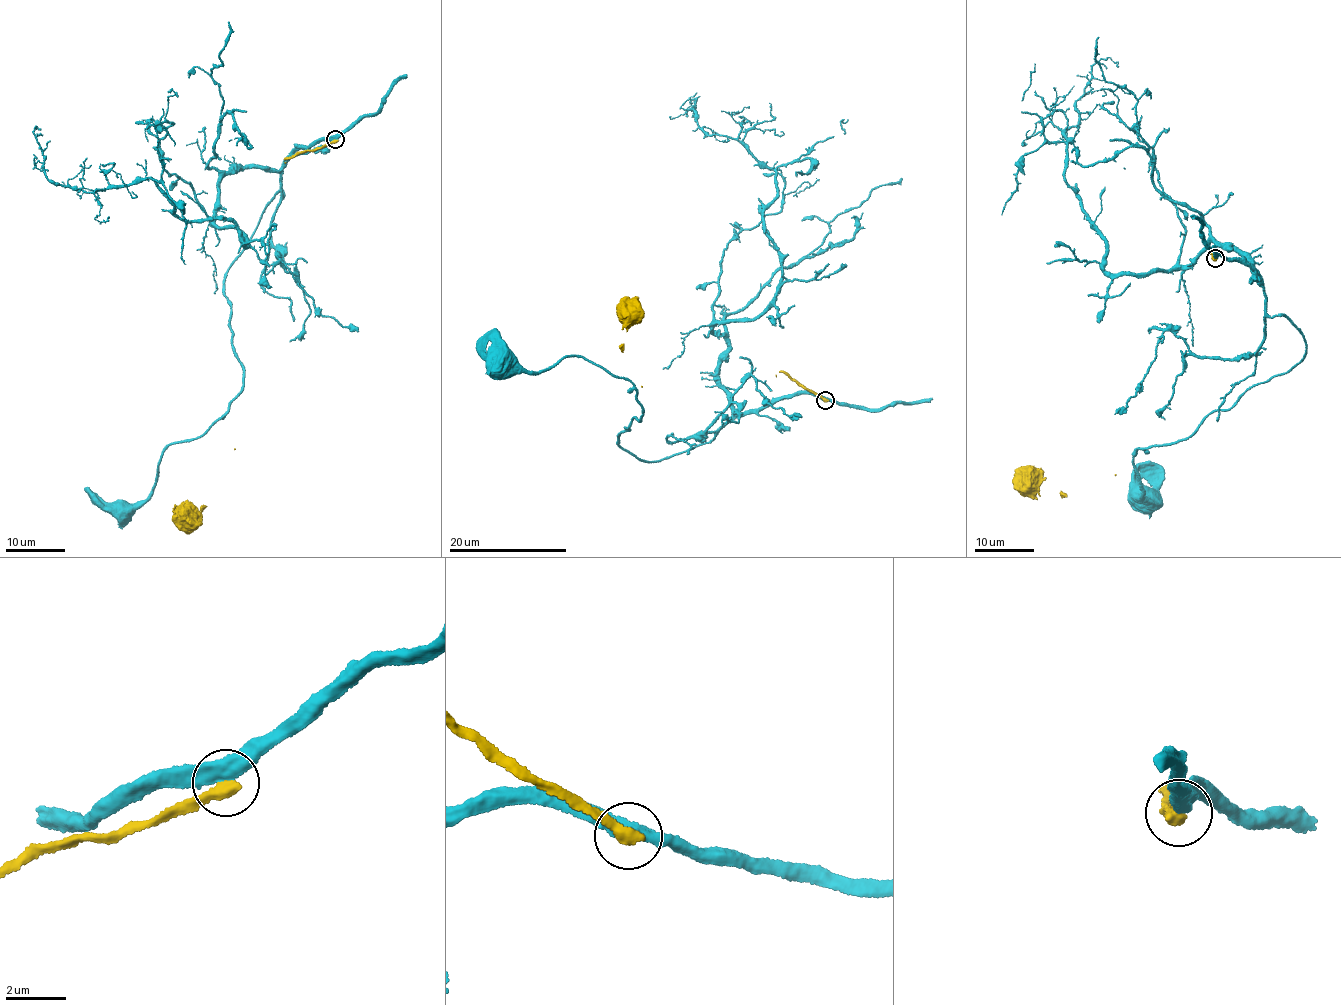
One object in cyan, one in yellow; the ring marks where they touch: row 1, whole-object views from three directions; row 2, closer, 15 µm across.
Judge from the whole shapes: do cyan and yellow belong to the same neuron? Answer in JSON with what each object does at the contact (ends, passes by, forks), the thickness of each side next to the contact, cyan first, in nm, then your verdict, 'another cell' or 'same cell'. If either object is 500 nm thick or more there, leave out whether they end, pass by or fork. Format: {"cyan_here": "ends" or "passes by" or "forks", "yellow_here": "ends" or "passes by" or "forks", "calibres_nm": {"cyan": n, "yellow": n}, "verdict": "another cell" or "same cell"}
{"cyan_here": "passes by", "yellow_here": "ends", "calibres_nm": {"cyan": 400, "yellow": 480}, "verdict": "another cell"}

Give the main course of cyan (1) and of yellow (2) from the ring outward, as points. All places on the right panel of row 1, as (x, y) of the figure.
1: (1216, 258), (1254, 270), (1266, 312), (1297, 328), (1304, 358), (1215, 410), (1187, 437), (1134, 451), (1146, 500)
2: (1216, 258), (1213, 251), (1213, 258), (1116, 474), (1067, 494), (1034, 476), (1027, 482)

